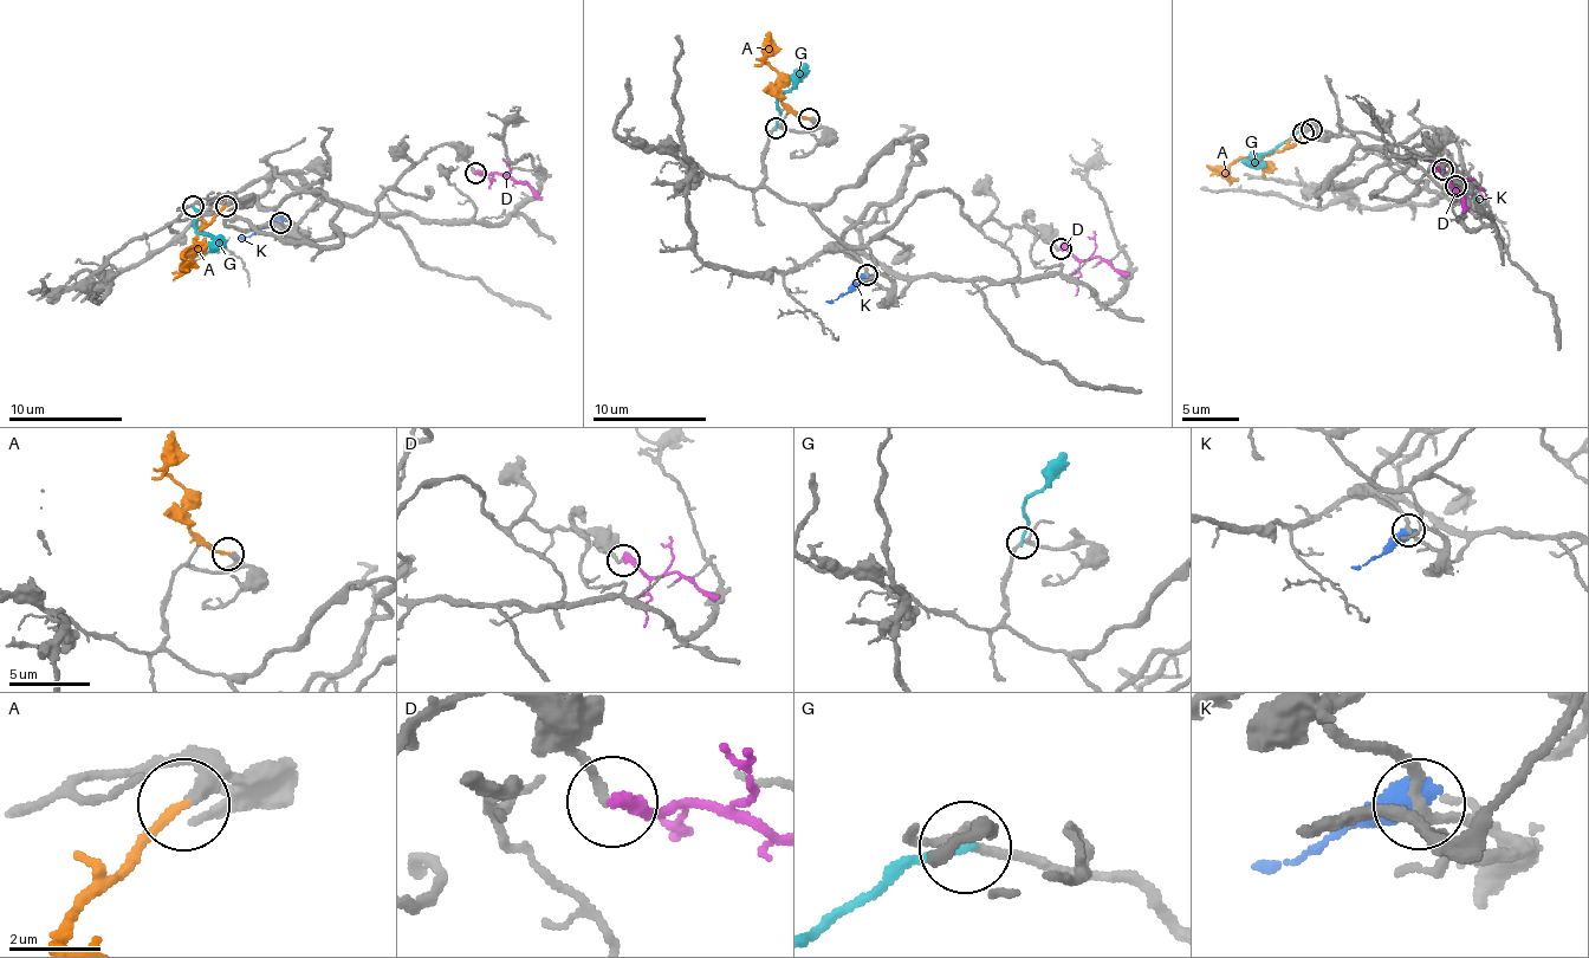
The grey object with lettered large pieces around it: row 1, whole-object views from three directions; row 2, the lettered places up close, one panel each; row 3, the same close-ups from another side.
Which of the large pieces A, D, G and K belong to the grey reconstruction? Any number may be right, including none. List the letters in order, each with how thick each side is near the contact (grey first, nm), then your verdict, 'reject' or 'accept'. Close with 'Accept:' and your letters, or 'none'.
A: 360 nm thick on the grey side, 180 nm on the other; accept
D: 180 nm thick on the grey side, 400 nm on the other; reject
G: 180 nm thick on the grey side, 180 nm on the other; reject
K: 200 nm thick on the grey side, 700 nm on the other; reject
Accept: A

